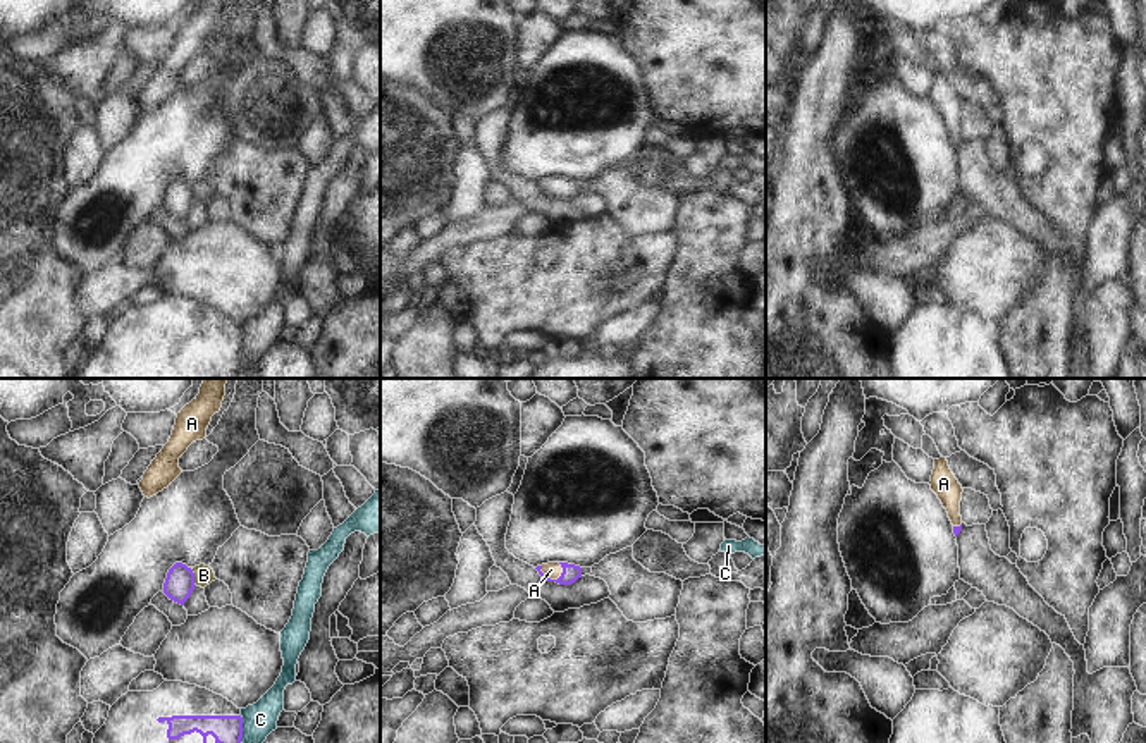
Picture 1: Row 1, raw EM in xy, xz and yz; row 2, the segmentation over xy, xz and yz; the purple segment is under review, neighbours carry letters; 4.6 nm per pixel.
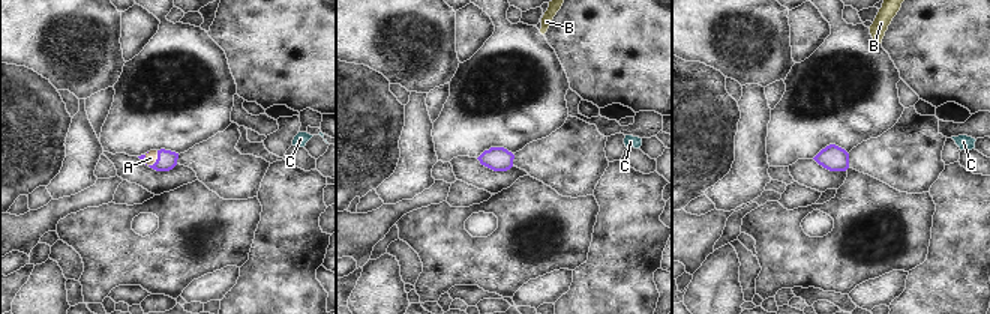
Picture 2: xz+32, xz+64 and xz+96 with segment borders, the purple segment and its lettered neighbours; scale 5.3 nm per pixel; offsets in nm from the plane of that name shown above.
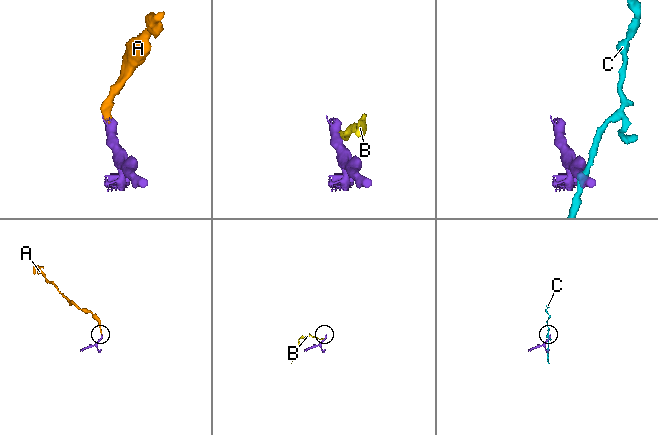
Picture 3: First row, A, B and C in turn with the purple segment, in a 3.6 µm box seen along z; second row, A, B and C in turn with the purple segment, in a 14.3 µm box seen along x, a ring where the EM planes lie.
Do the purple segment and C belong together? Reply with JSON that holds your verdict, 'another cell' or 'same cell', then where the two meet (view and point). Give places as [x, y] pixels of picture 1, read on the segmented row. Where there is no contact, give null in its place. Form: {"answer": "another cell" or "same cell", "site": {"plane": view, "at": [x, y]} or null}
{"answer": "another cell", "site": {"plane": "xy", "at": [241, 730]}}

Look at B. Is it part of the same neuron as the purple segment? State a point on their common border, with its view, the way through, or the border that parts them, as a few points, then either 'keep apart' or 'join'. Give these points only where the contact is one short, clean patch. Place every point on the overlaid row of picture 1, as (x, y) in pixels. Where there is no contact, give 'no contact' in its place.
meets purple in xy at (193, 577); border along xy (190, 568), (197, 585); keep apart

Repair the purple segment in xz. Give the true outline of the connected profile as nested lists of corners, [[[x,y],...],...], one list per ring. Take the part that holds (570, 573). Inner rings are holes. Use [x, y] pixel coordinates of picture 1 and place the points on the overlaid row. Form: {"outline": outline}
{"outline": [[[547,562],[535,569],[544,580],[556,581],[559,585],[571,585],[582,578],[582,568],[568,562]]]}

